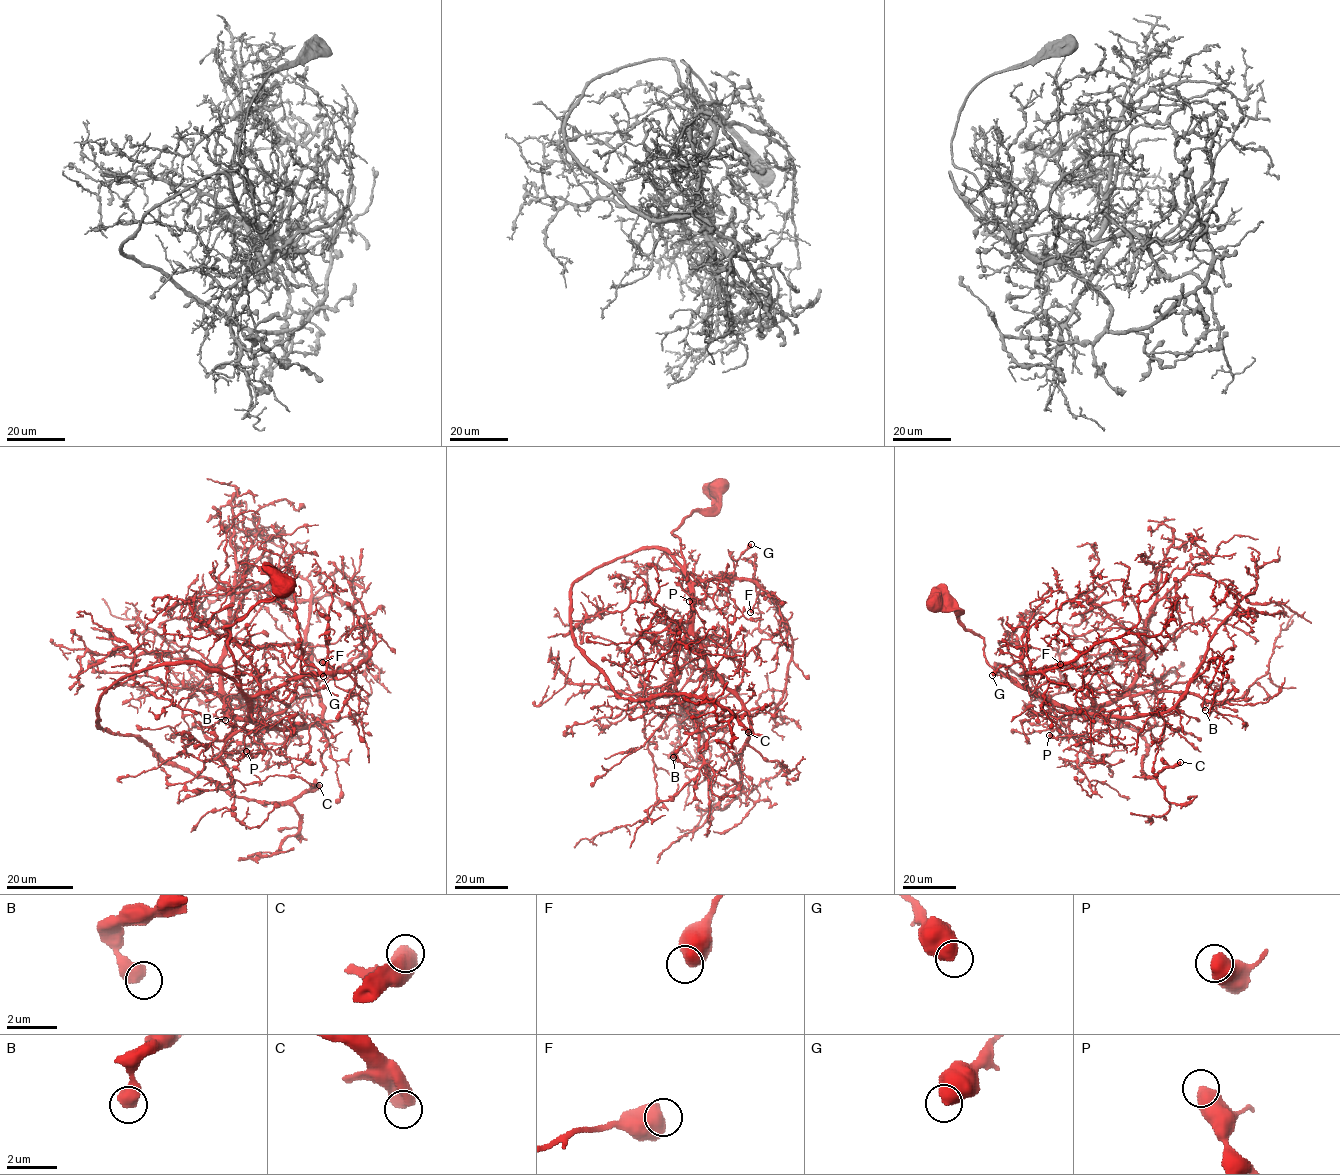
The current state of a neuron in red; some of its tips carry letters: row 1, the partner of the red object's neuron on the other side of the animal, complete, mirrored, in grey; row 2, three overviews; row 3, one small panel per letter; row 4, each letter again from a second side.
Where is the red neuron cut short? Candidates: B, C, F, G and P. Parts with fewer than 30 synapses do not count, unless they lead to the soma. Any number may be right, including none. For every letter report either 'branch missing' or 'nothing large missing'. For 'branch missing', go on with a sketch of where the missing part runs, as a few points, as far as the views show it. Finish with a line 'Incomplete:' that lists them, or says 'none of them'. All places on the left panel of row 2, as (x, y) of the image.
B: nothing large missing
C: branch missing; missing branch runs (319, 785), (335, 774), (342, 753), (361, 726), (379, 717), (403, 691), (410, 646), (400, 618)
F: nothing large missing
G: nothing large missing
P: nothing large missing
Incomplete: C

